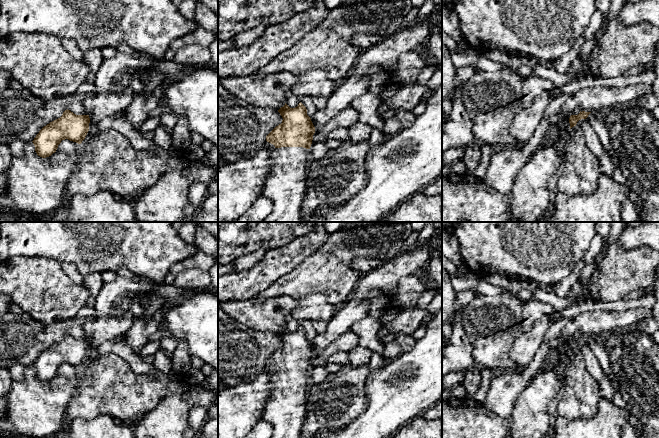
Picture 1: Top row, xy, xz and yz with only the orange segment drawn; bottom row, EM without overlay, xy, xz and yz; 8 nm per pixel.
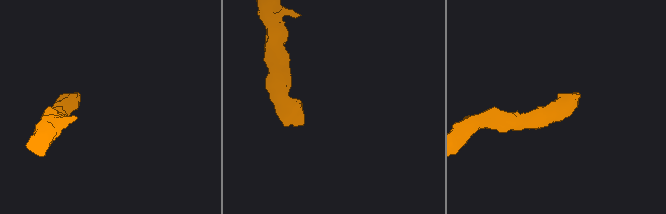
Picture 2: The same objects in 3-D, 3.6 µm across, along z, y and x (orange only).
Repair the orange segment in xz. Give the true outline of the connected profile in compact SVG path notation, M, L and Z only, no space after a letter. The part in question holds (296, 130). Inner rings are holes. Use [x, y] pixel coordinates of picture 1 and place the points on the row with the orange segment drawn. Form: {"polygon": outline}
{"polygon": "M300 102L297 107L290 108L286 103L278 112L282 116L282 123L276 126L267 136L266 141L275 146L272 154L272 168L266 180L263 195L273 202L271 213L261 222L302 222L301 206L306 195L306 175L310 163L310 147L315 133L311 118L307 115L306 107Z"}

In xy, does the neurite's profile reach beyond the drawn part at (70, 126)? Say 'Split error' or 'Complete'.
Complete

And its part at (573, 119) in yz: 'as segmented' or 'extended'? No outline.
as segmented

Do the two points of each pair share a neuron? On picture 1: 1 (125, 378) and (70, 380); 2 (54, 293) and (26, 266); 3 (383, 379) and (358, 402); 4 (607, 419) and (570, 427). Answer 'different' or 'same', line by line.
1: different
2: same
3: different
4: same

